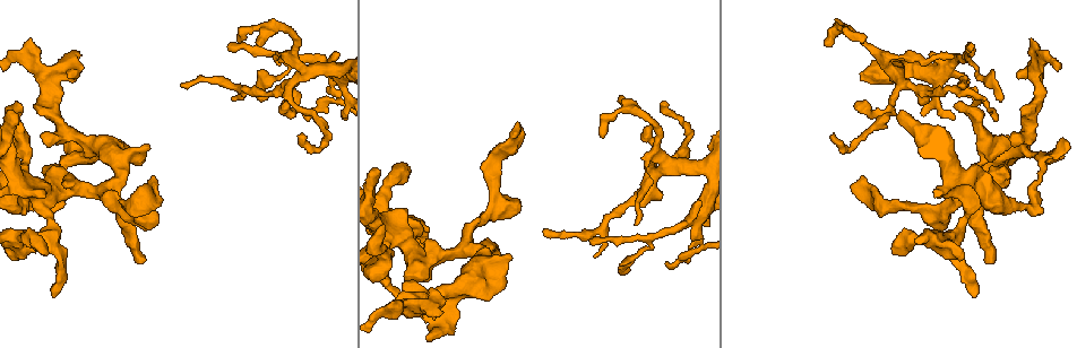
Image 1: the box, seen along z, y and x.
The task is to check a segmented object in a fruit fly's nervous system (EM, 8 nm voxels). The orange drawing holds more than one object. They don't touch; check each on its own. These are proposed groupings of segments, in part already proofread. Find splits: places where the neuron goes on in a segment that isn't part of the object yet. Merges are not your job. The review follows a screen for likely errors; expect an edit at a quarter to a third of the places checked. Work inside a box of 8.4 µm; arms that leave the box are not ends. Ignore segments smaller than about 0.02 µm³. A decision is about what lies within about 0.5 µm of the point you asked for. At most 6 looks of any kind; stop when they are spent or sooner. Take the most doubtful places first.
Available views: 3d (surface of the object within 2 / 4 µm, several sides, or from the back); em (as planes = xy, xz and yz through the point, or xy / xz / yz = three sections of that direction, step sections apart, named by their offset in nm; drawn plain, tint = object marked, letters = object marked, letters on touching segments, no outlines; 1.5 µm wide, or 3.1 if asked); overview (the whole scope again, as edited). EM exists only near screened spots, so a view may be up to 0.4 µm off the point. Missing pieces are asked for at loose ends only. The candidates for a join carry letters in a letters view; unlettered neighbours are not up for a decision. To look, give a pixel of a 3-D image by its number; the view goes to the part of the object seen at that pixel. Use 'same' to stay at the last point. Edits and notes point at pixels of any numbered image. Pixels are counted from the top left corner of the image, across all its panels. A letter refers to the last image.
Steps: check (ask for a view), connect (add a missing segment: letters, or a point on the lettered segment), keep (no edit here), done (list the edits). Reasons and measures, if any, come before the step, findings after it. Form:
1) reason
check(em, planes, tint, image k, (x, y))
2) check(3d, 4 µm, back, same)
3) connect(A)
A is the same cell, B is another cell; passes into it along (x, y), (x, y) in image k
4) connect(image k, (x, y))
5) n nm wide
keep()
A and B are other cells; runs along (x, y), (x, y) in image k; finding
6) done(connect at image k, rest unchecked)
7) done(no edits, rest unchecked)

thick end
check(em, xy, step 8, tint, image 1, (340, 53))

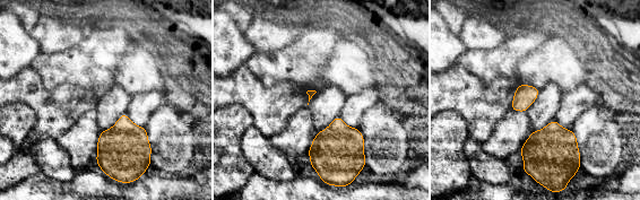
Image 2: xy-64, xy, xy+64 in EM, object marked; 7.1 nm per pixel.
check(em, planes, letters, same)

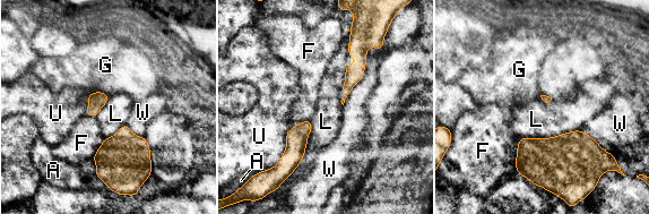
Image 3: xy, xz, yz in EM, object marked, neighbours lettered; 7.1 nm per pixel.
keep()
A, F, G, L, U and W are other cells; border along (579, 129), (551, 137), (522, 137) in image 3; none of them fits

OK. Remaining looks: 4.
an open end
check(3d, 2 µm, image 1, (439, 313))

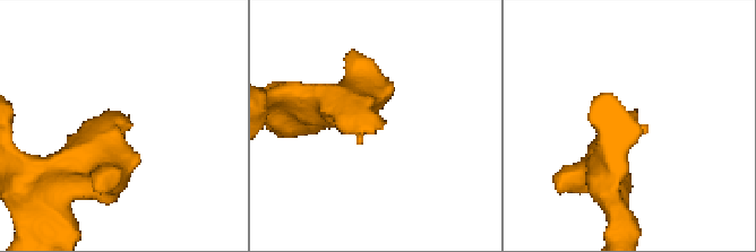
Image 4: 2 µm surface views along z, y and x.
arms of 200, 240 nm; need the tissue
check(em, xz, step 4, letters, image 4, (634, 112))

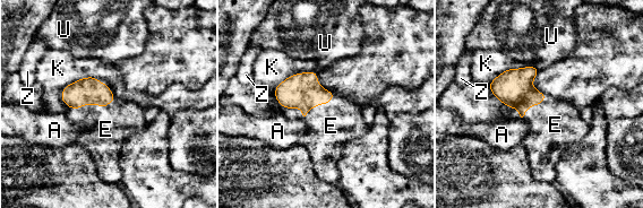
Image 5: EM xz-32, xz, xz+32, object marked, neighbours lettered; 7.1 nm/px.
cut it another way
check(em, planes, letters, same)

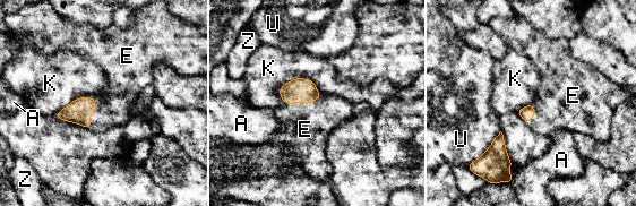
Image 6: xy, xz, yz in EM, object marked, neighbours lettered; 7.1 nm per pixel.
connect(E)
E is the same cell, A, K, U and Z are other cells; it goes on there

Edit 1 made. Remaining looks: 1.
done(connect at image 6, rest unchecked)

